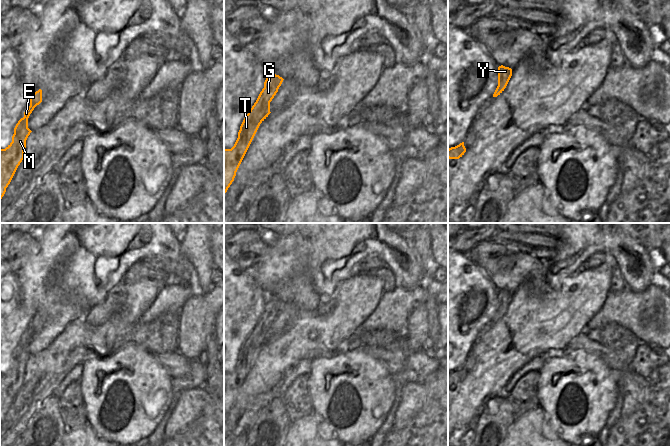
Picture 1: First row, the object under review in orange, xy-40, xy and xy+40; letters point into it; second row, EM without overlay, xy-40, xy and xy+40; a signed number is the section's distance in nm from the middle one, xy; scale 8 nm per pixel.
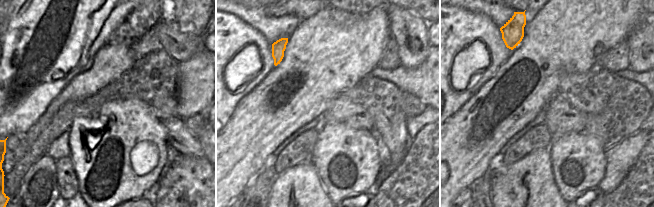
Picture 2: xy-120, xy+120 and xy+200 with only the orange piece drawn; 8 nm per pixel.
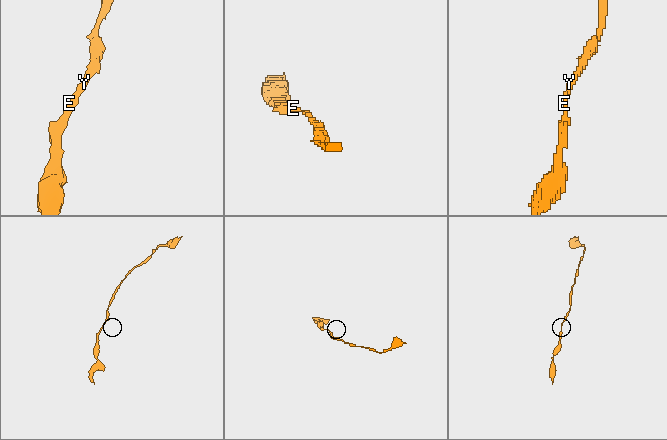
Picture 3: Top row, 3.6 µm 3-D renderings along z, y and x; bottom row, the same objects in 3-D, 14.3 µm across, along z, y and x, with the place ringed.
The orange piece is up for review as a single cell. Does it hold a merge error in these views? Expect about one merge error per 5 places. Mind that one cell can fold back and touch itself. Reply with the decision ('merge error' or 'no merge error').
no merge error

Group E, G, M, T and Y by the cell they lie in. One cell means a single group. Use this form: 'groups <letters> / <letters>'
groups E G M T Y

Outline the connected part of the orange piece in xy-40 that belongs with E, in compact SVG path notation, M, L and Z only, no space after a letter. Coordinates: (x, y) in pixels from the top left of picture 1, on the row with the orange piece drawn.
M39 89L31 96L30 106L24 112L24 117L16 124L12 142L5 149L0 149L0 199L4 196L6 188L24 159L26 140L32 132L28 128L28 118L34 108L41 102L42 90Z

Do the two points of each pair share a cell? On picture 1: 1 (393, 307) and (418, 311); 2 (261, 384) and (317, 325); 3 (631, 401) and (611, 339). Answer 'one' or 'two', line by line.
1: two
2: one
3: one

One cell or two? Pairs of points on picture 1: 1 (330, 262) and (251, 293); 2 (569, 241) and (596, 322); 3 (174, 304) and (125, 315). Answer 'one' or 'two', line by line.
1: two
2: two
3: two

